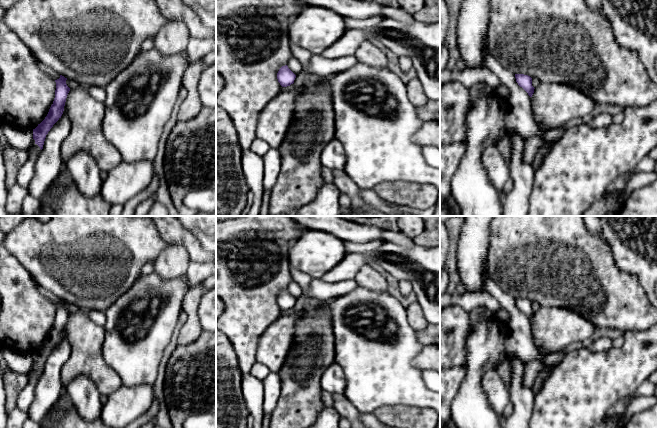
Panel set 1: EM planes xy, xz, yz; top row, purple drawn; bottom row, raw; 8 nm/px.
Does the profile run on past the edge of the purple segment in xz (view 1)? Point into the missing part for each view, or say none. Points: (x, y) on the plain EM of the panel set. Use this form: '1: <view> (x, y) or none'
1: none

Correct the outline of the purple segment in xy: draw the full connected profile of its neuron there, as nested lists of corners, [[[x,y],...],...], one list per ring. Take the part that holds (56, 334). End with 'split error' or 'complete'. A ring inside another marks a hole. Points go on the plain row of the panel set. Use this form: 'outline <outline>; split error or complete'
outline [[[60,299],[59,303],[55,304],[56,314],[53,328],[45,343],[33,353],[33,363],[41,374],[43,373],[46,359],[63,338],[66,322],[70,315],[70,312],[66,308],[66,304],[67,302],[62,299]]]; complete

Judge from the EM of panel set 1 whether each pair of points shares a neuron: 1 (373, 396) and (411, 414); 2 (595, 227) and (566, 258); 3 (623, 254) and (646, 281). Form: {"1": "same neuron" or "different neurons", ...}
{"1": "different neurons", "2": "different neurons", "3": "same neuron"}

